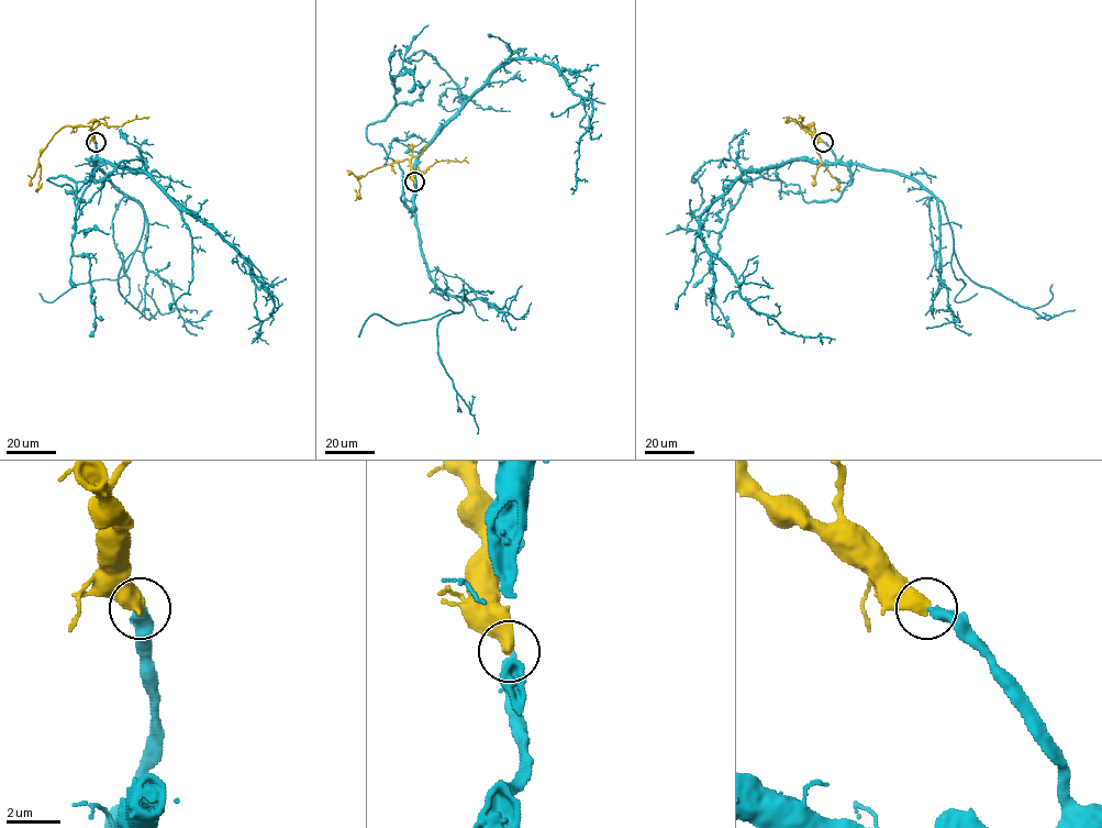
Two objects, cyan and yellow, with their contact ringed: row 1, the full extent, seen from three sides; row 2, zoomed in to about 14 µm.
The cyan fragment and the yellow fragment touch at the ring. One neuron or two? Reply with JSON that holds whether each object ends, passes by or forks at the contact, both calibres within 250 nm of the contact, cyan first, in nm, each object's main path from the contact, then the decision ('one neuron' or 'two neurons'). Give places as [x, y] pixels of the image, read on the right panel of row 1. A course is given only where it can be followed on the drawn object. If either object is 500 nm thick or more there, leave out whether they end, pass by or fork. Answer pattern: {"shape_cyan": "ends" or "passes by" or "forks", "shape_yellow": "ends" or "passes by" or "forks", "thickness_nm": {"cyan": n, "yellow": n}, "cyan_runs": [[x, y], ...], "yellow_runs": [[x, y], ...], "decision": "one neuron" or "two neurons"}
{"thickness_nm": {"cyan": 360, "yellow": 550}, "cyan_runs": [[823, 141], [833, 162], [748, 169], [701, 214], [700, 235], [752, 308], [787, 331], [830, 343]], "yellow_runs": [[823, 141], [800, 127], [806, 128], [821, 162], [838, 183], [837, 188], [831, 190]], "decision": "one neuron"}

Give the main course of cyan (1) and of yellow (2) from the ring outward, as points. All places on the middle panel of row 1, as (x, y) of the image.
1: (415, 181), (418, 152), (494, 72), (512, 61), (541, 58), (592, 102), (570, 189)
2: (414, 181), (411, 164), (407, 159), (396, 161), (368, 172), (358, 180), (357, 197), (354, 189)

